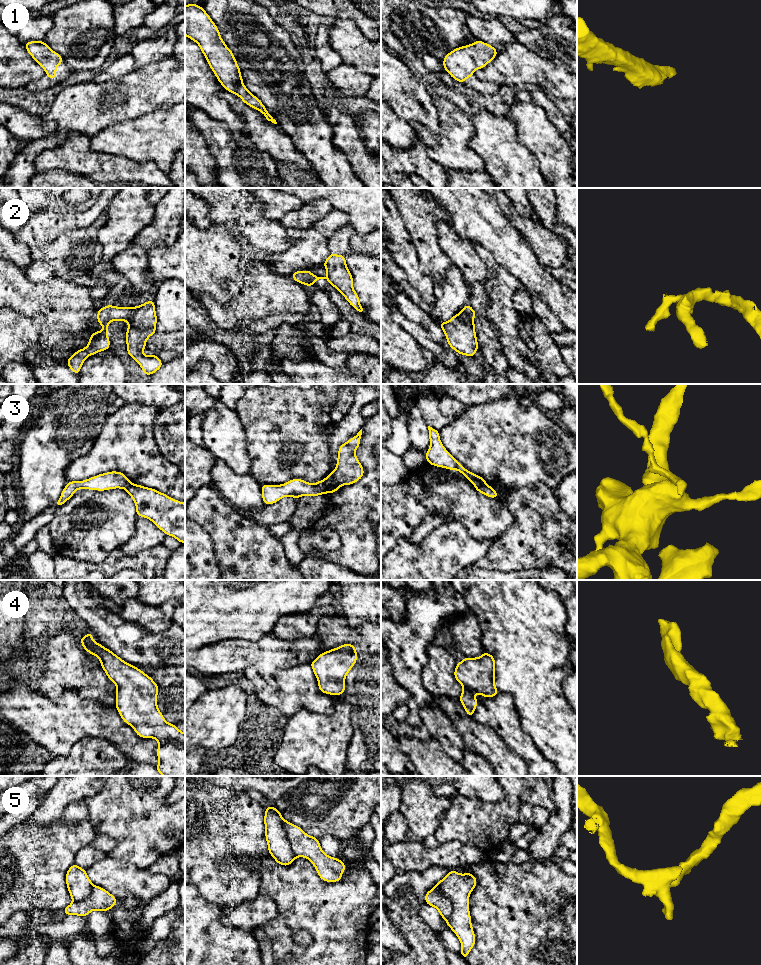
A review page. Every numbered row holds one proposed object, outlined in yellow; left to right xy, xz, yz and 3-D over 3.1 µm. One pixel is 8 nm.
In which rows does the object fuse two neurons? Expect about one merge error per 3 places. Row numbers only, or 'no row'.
2, 3, 5

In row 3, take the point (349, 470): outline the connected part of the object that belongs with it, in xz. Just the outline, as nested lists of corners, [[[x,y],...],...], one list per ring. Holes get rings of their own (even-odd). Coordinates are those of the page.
[[[362,429],[355,437],[340,445],[336,468],[324,479],[323,494],[334,493],[341,486],[354,484],[363,477],[364,469],[355,455],[361,435]]]

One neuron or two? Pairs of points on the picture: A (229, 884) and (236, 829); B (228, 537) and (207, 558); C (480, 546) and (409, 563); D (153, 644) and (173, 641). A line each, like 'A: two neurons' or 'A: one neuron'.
A: one neuron
B: two neurons
C: one neuron
D: one neuron

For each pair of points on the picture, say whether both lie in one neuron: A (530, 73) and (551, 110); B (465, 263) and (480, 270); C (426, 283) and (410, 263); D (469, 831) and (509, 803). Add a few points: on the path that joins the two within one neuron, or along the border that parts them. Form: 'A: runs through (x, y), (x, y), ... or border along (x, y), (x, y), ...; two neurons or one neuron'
A: border along (539, 87), (545, 92); two neurons
B: runs through (469, 264), (476, 270); one neuron
C: runs through (421, 278), (411, 268); one neuron
D: runs through (479, 824), (488, 824), (499, 813); one neuron

